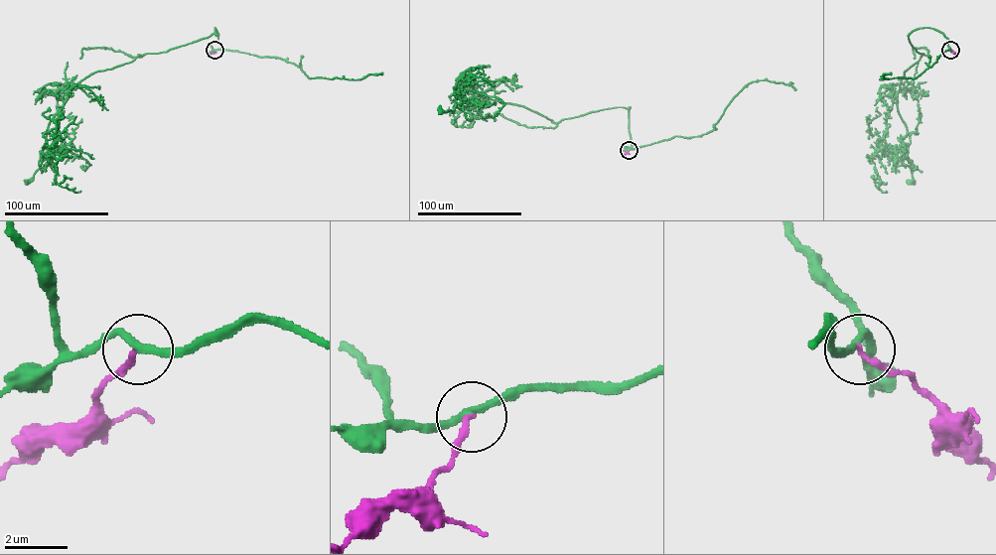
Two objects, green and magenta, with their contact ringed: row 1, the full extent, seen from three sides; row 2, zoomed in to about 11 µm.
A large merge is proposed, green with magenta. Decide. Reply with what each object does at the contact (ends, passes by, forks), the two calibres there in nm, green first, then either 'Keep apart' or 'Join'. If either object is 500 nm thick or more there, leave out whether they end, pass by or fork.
At the ring green passes by. At the ring magenta ends. Thickness 240 nm (green) against 200 nm. Keep apart

